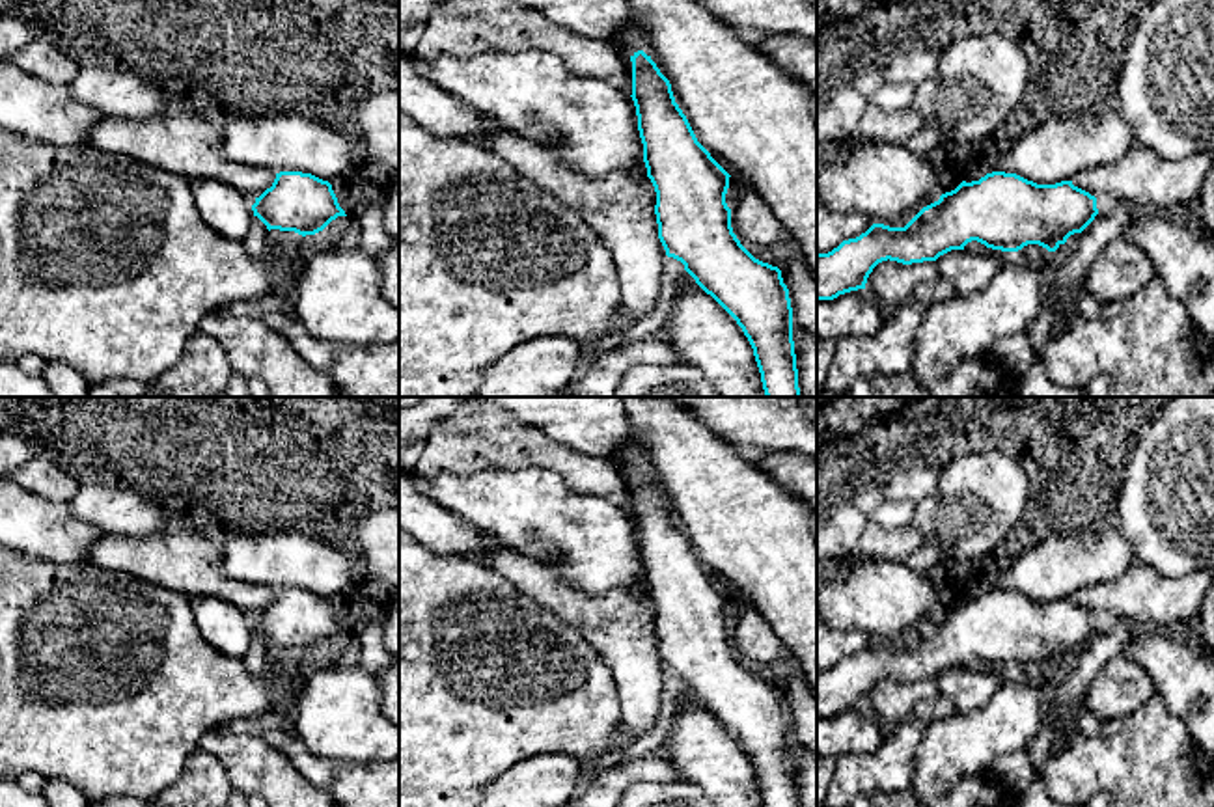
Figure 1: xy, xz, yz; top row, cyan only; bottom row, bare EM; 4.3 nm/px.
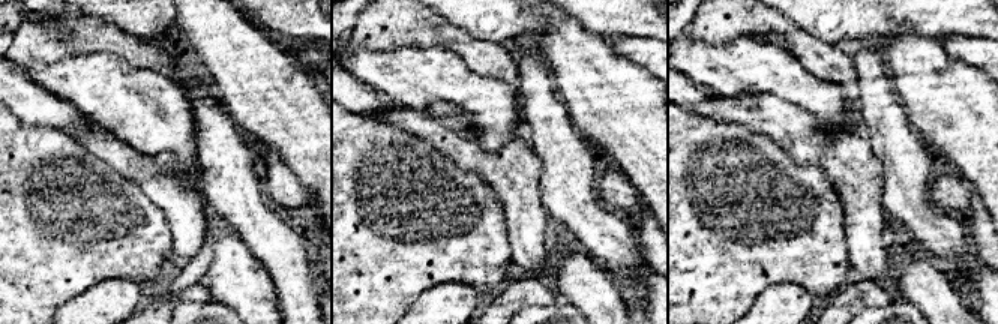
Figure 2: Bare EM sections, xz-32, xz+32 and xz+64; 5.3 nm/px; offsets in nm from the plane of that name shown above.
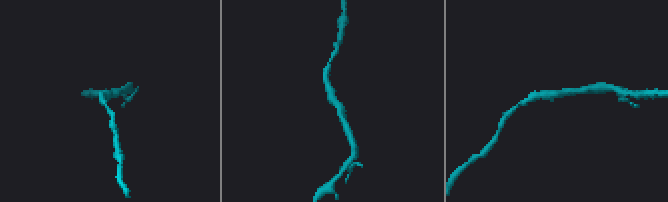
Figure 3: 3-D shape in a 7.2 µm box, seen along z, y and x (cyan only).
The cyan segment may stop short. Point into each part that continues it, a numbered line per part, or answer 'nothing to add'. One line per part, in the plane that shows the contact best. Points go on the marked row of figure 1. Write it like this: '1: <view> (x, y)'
nothing to add

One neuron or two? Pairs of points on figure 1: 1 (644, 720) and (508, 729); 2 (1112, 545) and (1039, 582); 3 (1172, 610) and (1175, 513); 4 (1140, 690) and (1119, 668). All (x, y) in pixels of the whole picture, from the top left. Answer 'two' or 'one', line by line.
1: two
2: one
3: two
4: one

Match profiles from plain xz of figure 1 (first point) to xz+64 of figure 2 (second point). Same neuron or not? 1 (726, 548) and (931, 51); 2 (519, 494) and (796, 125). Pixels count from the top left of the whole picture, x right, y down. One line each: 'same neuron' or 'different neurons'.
1: same neuron
2: different neurons

